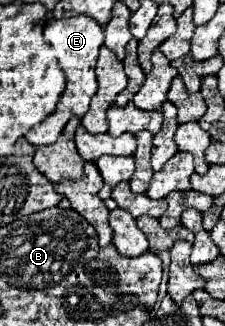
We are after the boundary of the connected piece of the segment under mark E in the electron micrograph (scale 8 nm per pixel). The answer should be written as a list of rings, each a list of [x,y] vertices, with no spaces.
[[[73,16],[73,18],[61,18],[61,20],[49,20],[45,26],[45,40],[53,46],[57,60],[65,72],[67,78],[67,88],[61,96],[61,100],[57,102],[57,108],[53,114],[49,114],[39,126],[33,126],[25,138],[27,142],[31,142],[33,146],[49,146],[53,144],[61,130],[65,128],[65,124],[77,116],[81,118],[87,110],[89,110],[89,102],[97,92],[97,78],[95,78],[95,62],[97,62],[97,54],[99,48],[103,44],[103,30],[101,26],[87,18],[87,16]]]

